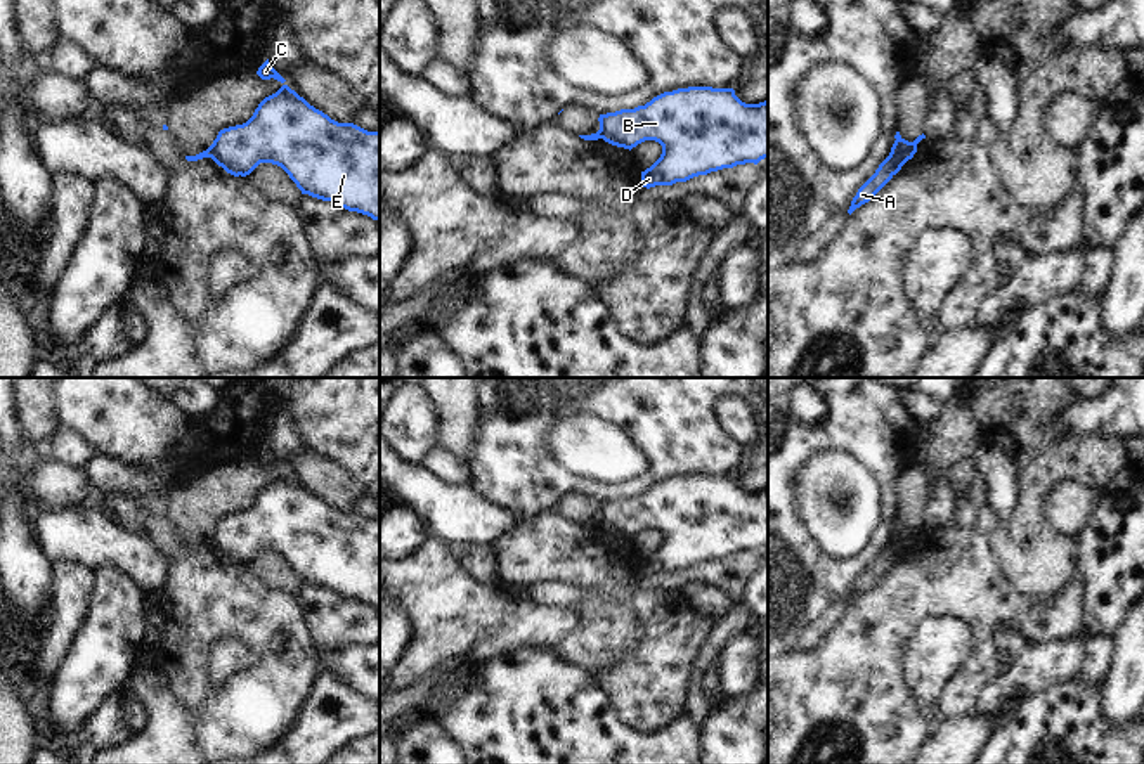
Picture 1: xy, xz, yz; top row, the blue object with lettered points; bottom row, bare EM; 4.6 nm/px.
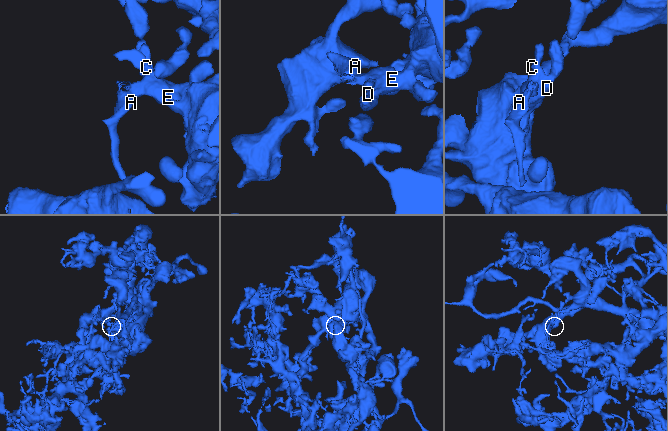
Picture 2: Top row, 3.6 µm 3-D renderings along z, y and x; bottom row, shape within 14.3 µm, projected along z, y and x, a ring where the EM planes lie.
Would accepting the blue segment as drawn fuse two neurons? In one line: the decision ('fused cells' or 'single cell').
fused cells

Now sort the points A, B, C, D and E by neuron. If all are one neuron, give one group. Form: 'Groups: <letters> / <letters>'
Groups: A / B C D E

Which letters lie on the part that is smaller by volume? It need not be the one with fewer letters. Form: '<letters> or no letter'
A

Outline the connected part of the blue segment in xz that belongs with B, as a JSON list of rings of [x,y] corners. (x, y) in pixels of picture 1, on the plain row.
[[[688,475],[664,480],[645,494],[601,502],[601,527],[633,537],[645,528],[662,534],[660,546],[641,560],[641,575],[673,573],[723,556],[768,546],[768,487],[742,490],[733,476]]]

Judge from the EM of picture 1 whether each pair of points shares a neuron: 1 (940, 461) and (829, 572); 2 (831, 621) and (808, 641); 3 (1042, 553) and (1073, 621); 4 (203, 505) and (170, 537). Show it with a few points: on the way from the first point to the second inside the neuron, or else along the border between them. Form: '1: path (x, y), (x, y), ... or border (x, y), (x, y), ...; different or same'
1: border (910, 465), (898, 479), (896, 518); different
2: path (825, 624), (813, 636); same
3: border (1077, 576), (1049, 596), (1028, 598), (1020, 595); different
4: border (160, 511), (188, 548), (210, 546); different

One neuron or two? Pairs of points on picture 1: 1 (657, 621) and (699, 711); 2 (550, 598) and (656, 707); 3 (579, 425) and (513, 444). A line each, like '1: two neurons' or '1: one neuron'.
1: two neurons
2: two neurons
3: two neurons

